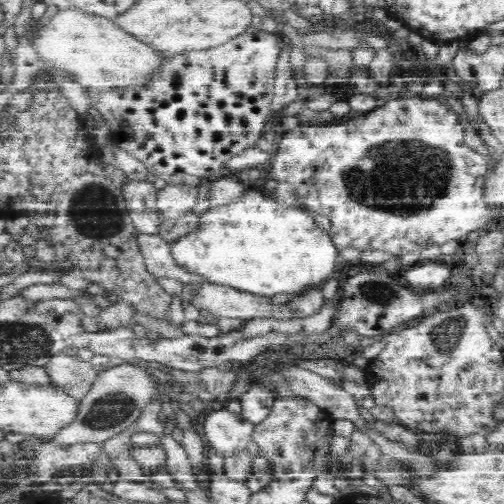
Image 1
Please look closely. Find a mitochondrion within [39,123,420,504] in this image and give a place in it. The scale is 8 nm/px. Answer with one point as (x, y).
(94, 216)

